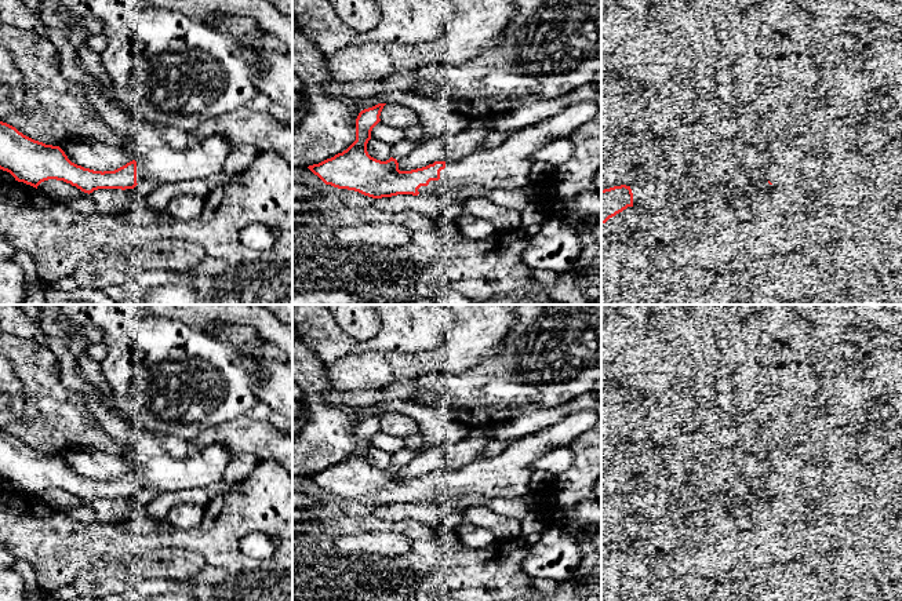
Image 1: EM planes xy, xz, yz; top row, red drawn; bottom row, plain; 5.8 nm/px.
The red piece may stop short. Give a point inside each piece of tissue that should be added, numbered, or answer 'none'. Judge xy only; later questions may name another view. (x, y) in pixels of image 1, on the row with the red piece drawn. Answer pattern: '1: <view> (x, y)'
1: xy (199, 160)

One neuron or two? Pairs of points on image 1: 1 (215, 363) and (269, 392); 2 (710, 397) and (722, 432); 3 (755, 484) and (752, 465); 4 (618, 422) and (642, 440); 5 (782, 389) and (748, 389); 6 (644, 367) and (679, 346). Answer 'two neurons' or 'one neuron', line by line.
1: two neurons
2: one neuron
3: one neuron
4: two neurons
5: one neuron
6: two neurons

